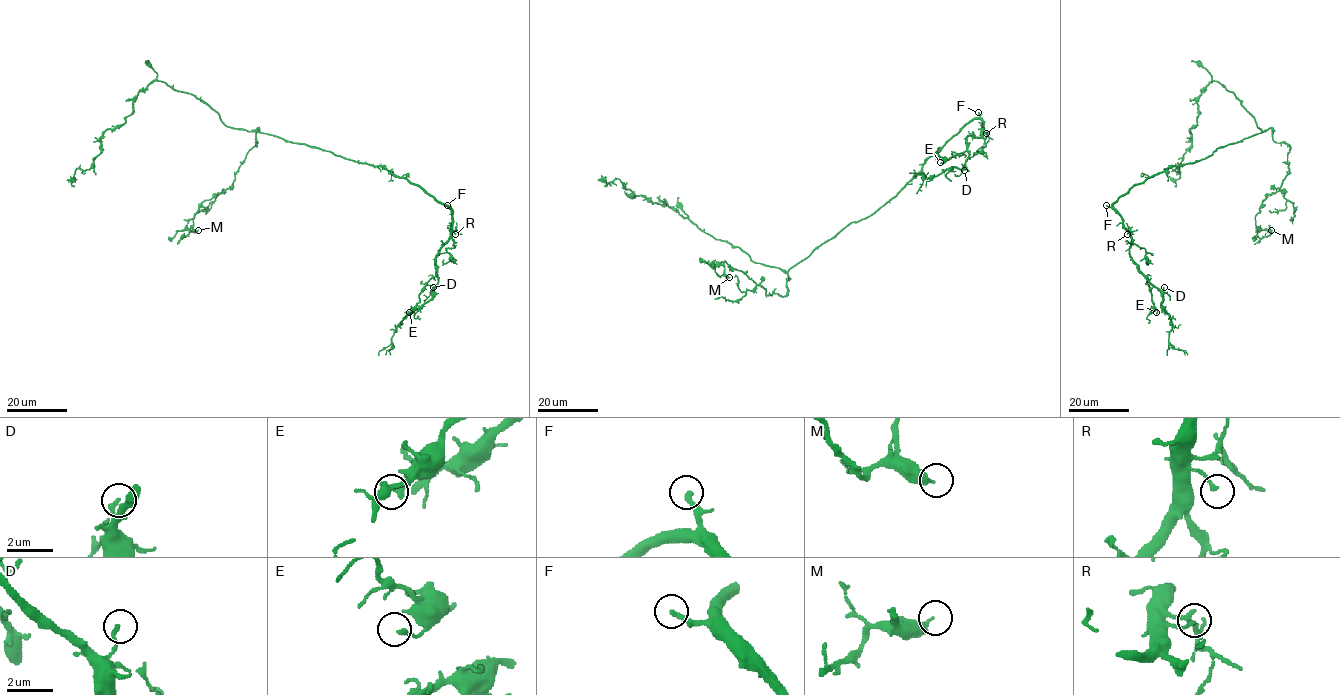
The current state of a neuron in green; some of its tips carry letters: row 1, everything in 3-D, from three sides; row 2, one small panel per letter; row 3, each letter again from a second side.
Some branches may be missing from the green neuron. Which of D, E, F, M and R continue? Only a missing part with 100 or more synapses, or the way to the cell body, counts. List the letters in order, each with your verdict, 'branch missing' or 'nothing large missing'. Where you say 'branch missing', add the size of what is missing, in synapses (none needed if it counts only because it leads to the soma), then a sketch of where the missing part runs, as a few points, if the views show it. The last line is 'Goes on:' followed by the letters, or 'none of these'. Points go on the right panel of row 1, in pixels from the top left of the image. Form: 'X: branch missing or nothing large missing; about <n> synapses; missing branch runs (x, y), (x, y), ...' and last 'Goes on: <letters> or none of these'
D: nothing large missing
E: nothing large missing
F: branch missing; missing branch runs (1106, 205), (1103, 201), (1090, 203), (1083, 209), (1081, 226), (1086, 234), (1080, 238), (1075, 255)
M: nothing large missing
R: nothing large missing
Goes on: F

